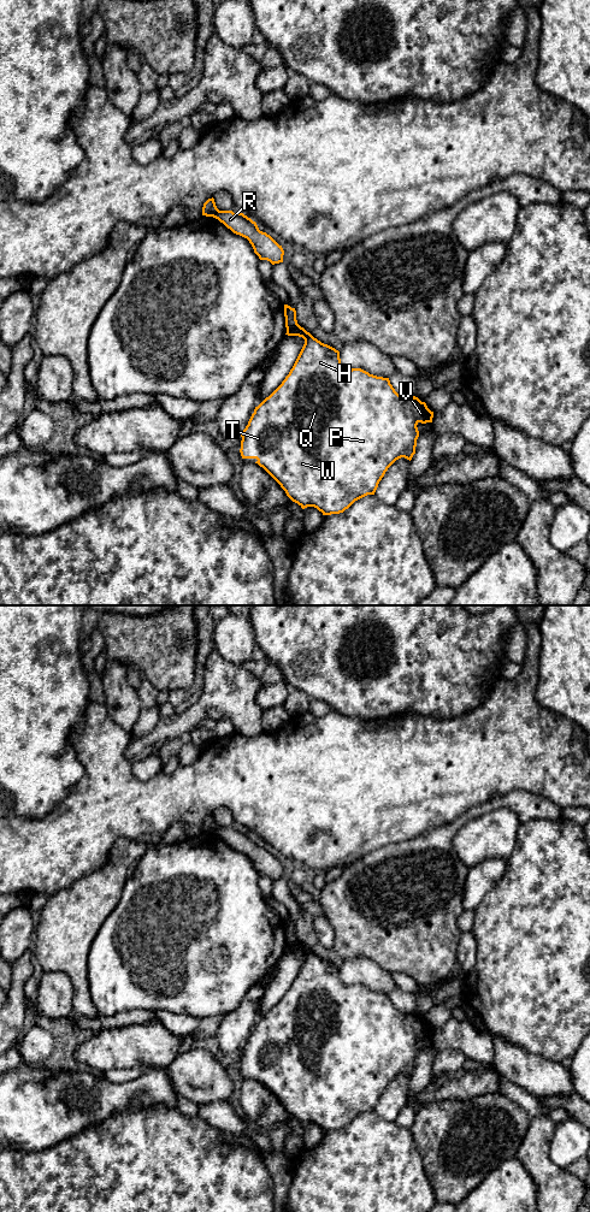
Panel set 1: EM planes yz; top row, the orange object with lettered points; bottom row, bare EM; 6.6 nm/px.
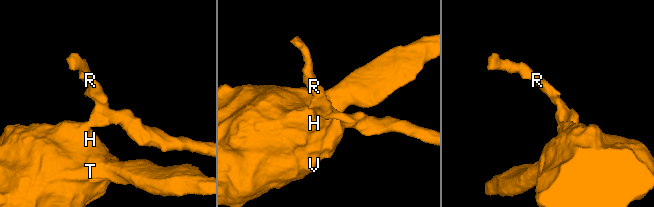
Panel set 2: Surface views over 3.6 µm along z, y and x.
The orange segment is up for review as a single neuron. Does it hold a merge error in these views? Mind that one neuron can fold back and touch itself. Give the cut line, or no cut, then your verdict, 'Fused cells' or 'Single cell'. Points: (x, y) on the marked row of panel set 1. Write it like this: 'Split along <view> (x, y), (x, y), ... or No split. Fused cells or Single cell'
Split along yz (298, 324), (287, 330). Fused cells

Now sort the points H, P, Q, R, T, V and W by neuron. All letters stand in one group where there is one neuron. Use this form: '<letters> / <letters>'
H P Q T V W / R

